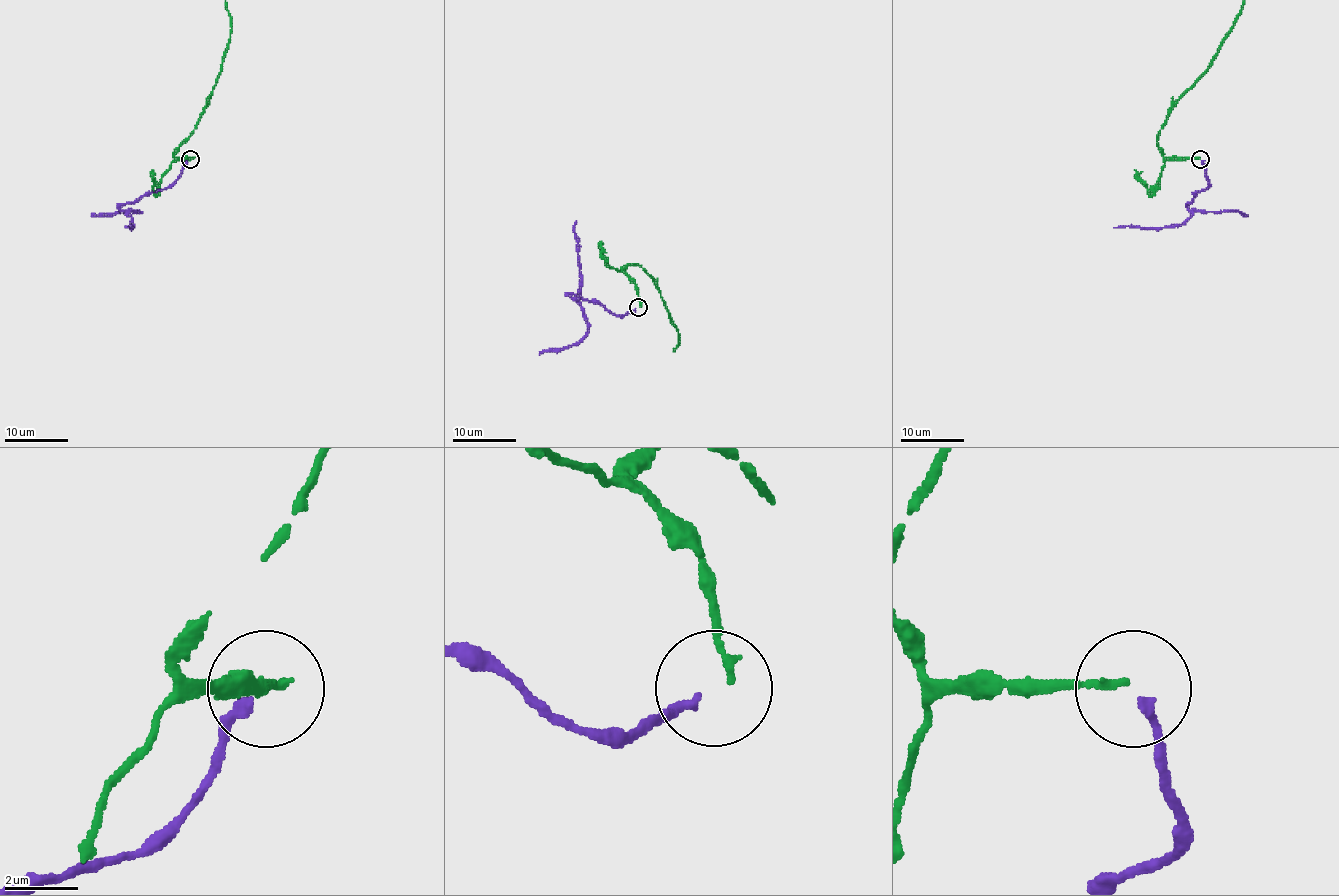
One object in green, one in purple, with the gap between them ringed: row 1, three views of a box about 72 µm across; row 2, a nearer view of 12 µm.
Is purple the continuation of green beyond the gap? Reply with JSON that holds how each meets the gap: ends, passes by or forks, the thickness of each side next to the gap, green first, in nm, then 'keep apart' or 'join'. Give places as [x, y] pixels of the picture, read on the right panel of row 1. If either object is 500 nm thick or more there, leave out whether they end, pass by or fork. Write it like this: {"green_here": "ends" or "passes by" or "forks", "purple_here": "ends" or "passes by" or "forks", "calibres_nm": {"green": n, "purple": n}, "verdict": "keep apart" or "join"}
{"green_here": "ends", "purple_here": "ends", "calibres_nm": {"green": 200, "purple": 260}, "verdict": "keep apart"}

